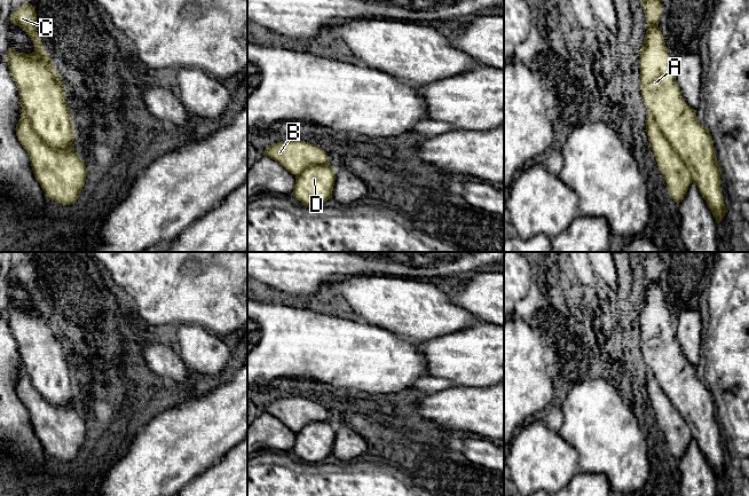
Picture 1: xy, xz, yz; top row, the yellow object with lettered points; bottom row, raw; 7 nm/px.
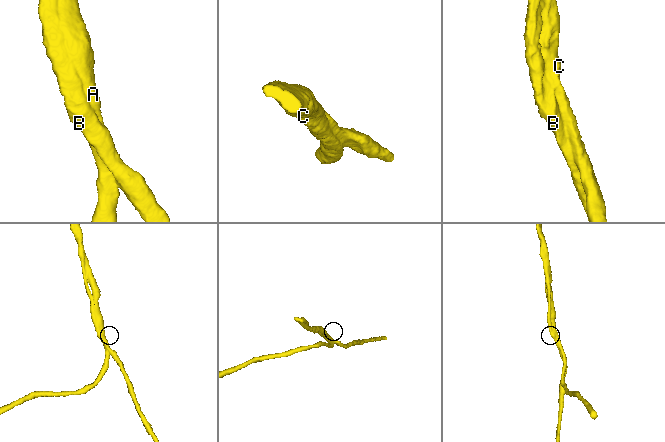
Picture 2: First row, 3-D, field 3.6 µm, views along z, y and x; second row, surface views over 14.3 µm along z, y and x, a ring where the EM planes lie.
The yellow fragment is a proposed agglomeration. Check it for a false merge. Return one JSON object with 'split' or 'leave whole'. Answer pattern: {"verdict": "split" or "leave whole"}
{"verdict": "split"}

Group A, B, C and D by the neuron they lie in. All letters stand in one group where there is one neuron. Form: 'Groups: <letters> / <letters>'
Groups: A C D / B

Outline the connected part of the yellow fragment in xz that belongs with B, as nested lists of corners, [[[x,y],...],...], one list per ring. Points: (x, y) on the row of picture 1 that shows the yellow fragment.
[[[287,140],[274,143],[266,148],[263,156],[282,165],[293,175],[309,166],[330,165],[329,157],[318,145],[300,140]]]

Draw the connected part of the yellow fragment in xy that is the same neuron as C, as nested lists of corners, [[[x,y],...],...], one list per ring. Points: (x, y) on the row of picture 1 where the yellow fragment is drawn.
[[[26,1],[11,11],[10,22],[22,27],[31,38],[34,52],[30,54],[18,53],[9,48],[6,60],[8,70],[17,86],[21,108],[29,119],[31,128],[44,143],[53,149],[73,150],[74,127],[70,117],[62,78],[55,70],[52,58],[47,55],[41,38],[37,32],[37,13]]]

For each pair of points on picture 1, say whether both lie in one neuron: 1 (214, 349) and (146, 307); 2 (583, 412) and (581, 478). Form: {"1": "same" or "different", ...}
{"1": "different", "2": "different"}

